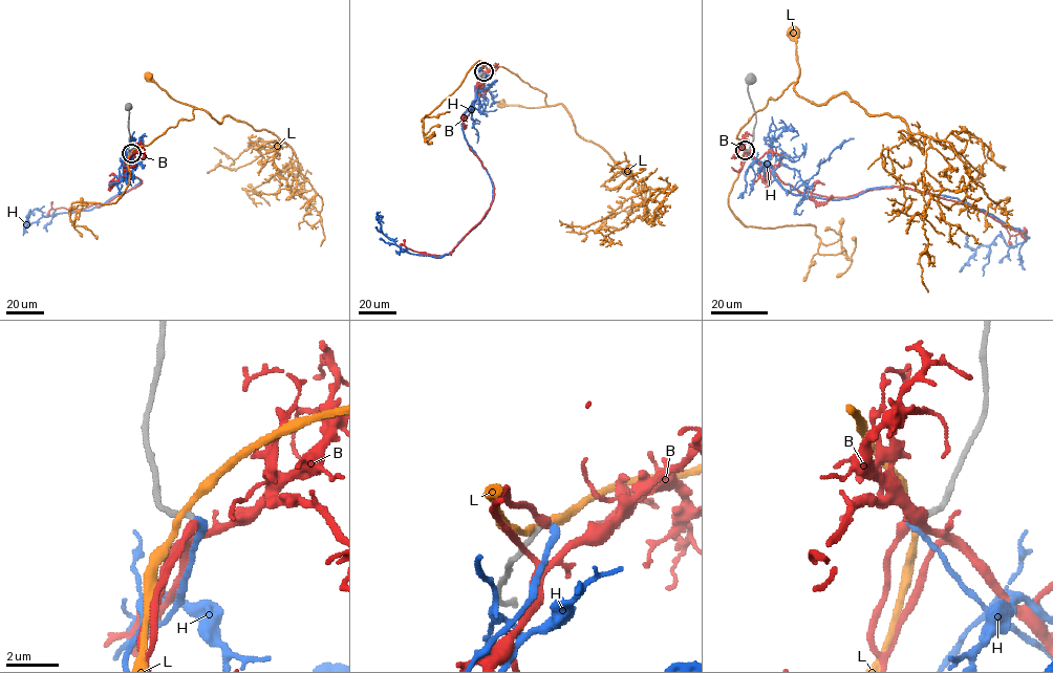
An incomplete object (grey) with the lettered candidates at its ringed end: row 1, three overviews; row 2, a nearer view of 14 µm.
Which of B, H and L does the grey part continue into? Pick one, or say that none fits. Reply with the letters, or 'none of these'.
H

